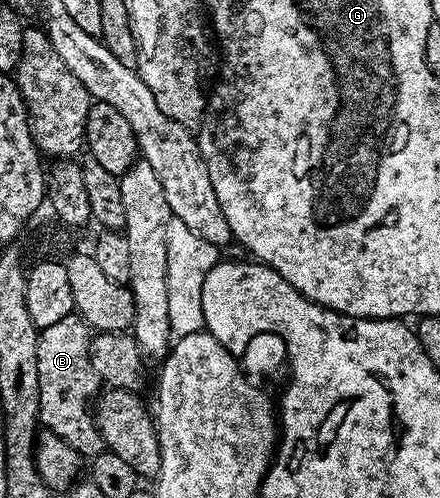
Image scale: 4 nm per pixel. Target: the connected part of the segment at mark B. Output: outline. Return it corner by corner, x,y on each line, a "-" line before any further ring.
77,313
64,316
57,324
44,328
38,335
36,360
40,372
41,425
60,436
83,459
93,460
106,449
100,436
98,423
92,413
92,403
100,390
98,374
90,363
90,339
92,331

